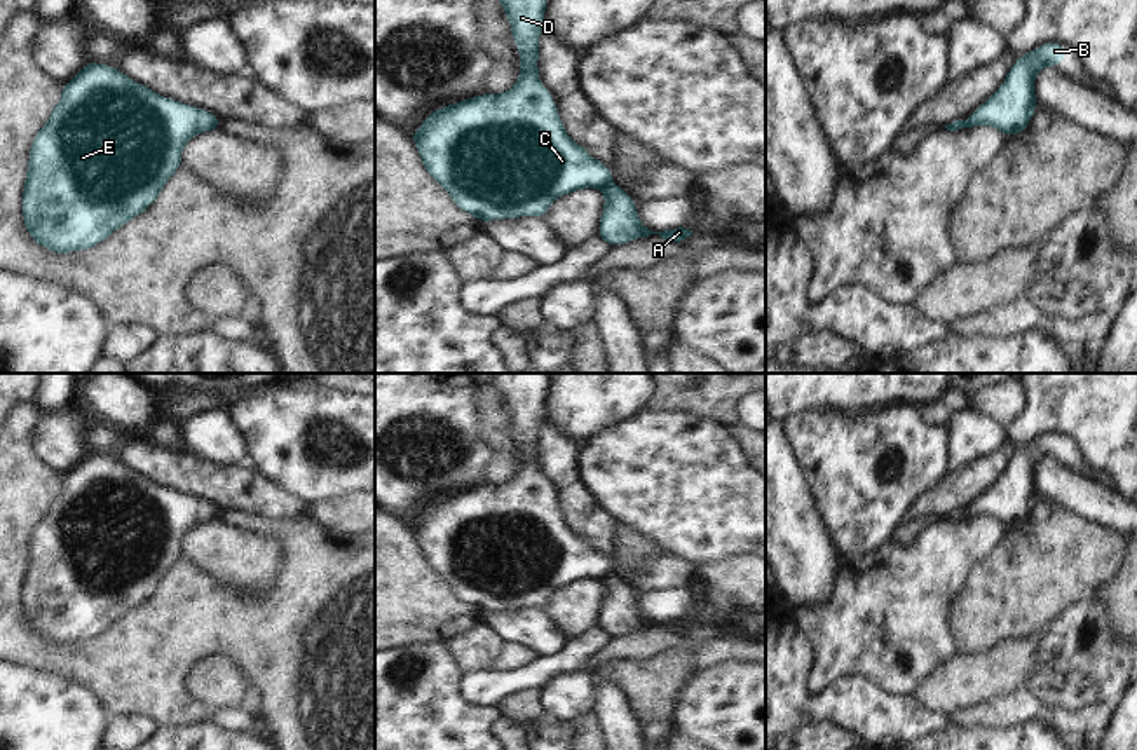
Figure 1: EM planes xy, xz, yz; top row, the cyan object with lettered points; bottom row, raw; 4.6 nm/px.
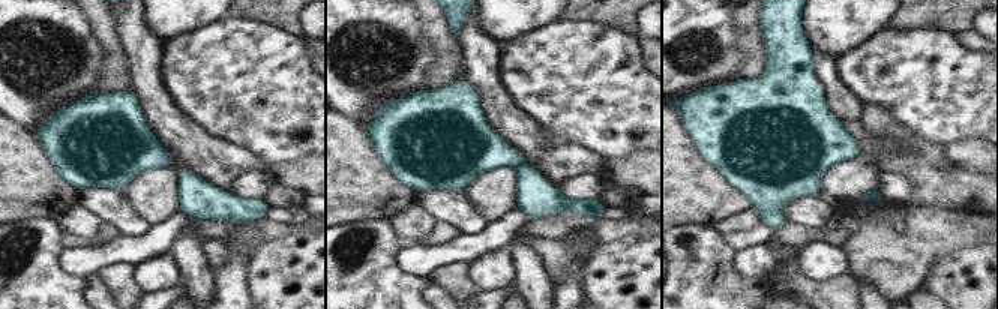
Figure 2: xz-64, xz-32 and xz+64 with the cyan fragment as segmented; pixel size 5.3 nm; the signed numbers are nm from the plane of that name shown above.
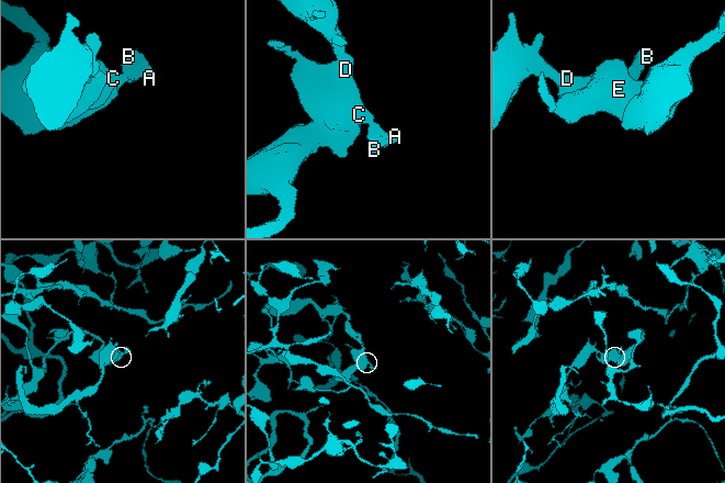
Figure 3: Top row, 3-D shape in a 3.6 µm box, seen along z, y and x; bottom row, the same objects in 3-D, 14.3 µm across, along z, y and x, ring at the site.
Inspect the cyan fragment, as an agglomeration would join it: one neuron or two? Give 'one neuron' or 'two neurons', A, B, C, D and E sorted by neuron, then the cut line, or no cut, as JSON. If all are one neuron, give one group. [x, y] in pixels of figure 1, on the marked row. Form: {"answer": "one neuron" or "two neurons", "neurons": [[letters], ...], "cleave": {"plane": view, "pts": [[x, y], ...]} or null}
{"answer": "two neurons", "neurons": [["A", "B"], ["C", "D", "E"]], "cleave": {"plane": "xz", "pts": [[611, 180], [600, 187]]}}

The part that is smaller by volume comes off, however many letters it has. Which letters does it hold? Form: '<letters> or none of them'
A, B

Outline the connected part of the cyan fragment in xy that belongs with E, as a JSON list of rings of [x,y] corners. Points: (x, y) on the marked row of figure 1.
[[[85,63],[63,84],[61,99],[31,141],[23,185],[23,222],[28,235],[52,253],[94,248],[155,202],[167,180],[183,166],[181,150],[195,134],[218,127],[221,124],[213,112],[160,96],[117,66]]]

